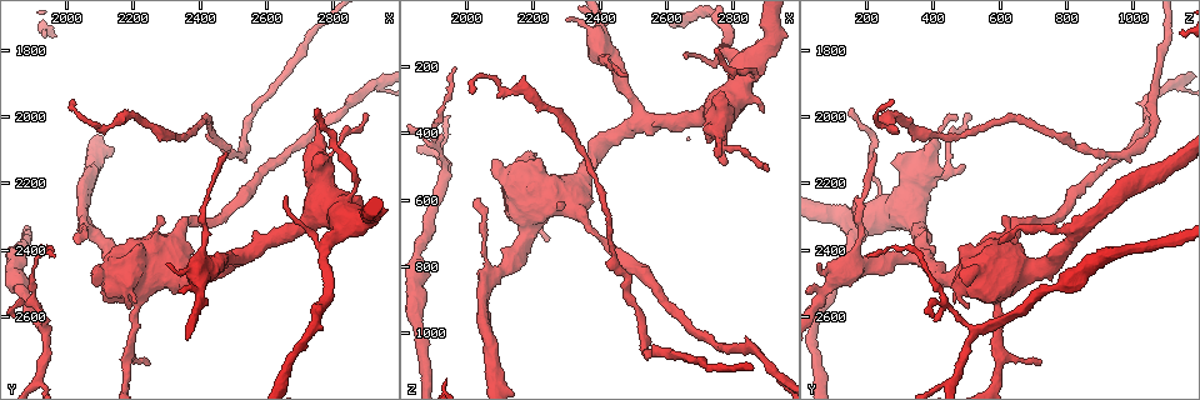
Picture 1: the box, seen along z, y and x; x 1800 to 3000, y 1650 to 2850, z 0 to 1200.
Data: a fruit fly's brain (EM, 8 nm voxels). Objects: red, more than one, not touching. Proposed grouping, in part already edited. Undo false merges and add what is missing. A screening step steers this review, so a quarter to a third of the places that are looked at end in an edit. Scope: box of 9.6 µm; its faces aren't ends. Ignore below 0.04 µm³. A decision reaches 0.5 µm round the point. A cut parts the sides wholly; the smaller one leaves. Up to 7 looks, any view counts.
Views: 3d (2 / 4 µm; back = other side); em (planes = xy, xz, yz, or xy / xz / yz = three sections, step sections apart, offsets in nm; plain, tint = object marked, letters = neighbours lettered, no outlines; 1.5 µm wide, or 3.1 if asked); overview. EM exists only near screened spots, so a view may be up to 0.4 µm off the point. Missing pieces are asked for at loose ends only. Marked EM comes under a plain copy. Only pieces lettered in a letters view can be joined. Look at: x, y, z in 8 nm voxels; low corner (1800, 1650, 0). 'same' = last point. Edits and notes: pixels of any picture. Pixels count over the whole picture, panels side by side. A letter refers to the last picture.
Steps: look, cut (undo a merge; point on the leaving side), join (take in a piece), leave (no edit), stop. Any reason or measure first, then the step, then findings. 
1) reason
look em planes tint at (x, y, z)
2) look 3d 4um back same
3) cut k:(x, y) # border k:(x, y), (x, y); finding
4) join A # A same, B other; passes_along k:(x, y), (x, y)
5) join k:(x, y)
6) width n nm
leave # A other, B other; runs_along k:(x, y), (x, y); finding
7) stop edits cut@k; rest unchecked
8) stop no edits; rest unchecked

calibre changes
look em planes tint at (2400, 2520, 70)

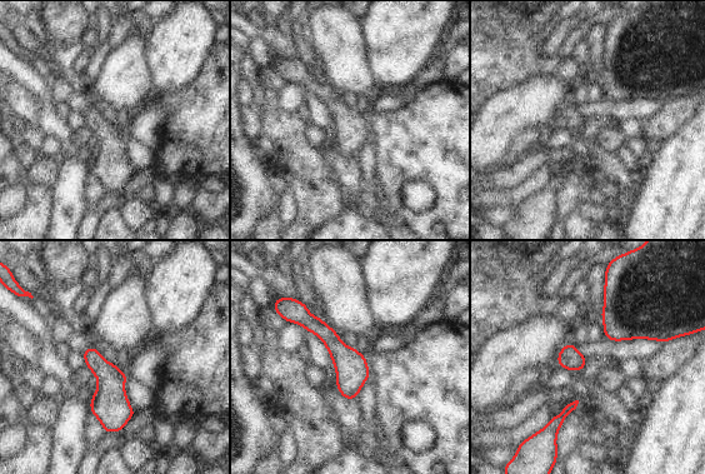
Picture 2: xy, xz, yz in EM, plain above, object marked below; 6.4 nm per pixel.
look em planes letters same

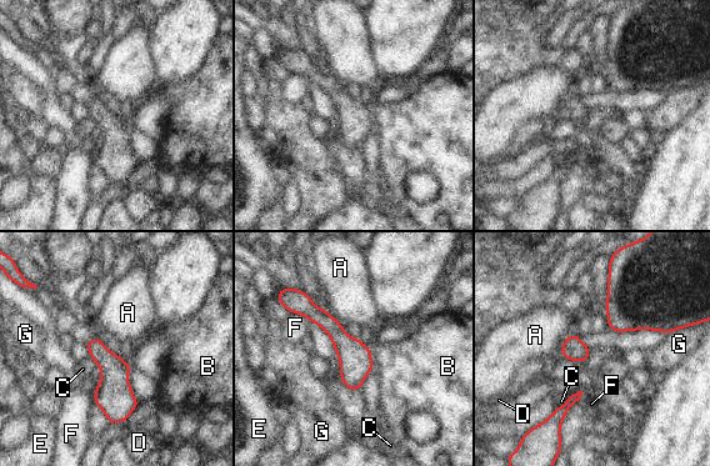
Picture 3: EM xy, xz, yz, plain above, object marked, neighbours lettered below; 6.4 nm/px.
longest_contact A 180 nm
leave # A other, B other, C other, D other, E other, F other, G other; runs_along 3:(296, 304), (353, 354), (358, 386); one cell here

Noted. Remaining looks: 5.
look 3d 4um at (2190, 2580, 500)

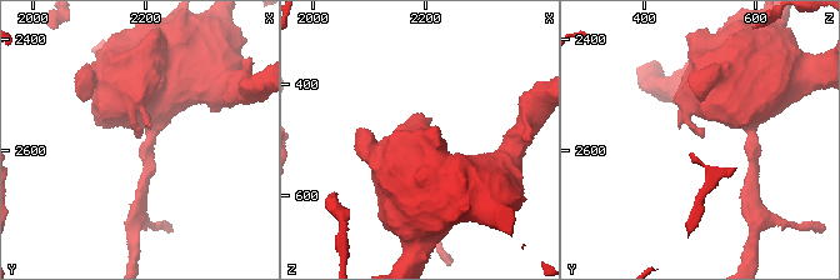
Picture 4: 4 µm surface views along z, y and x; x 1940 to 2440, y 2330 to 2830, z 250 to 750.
look em planes tint at (2185, 2575, 505)

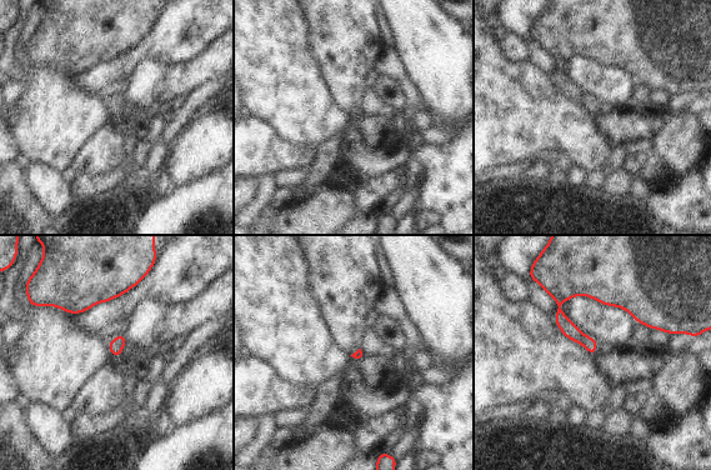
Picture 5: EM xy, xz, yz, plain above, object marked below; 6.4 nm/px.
see the neighbours
look em planes letters same

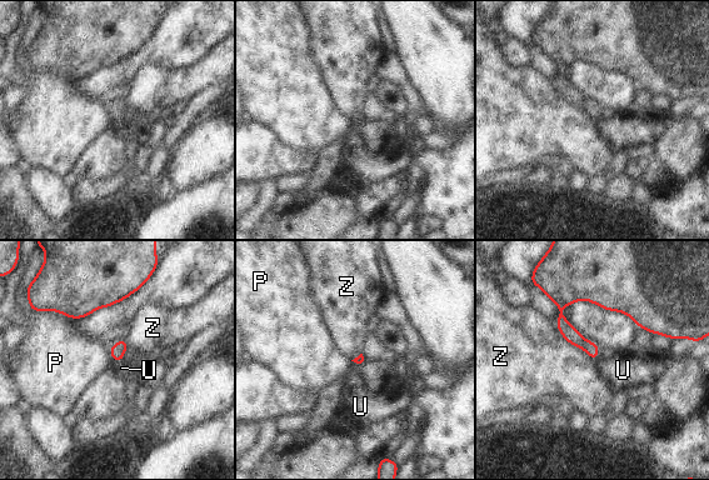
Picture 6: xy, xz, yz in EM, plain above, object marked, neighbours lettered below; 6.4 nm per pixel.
longest_contact Z 280 nm
leave # P other, U other, Z other; border 6:(562, 336), (582, 348), (595, 361); no lettered piece goes on from it

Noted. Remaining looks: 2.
stop no edits; rest unchecked

